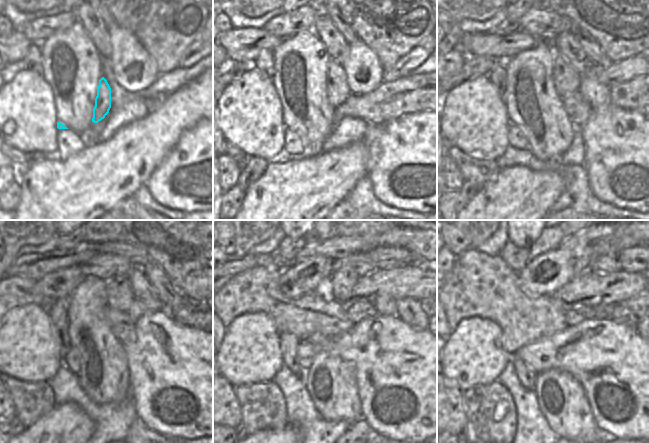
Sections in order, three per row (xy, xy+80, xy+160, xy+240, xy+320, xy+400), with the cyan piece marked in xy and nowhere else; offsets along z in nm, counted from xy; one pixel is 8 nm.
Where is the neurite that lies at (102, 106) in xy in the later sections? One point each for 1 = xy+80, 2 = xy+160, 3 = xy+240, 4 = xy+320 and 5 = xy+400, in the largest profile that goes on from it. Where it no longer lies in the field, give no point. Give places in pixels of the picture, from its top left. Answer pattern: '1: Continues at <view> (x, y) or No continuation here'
1: Continues at xy+80 (338, 91)
2: Continues at xy+160 (566, 80)
3: Continues at xy+240 (117, 287)
4: Continues at xy+320 (343, 281)
5: Continues at xy+400 (620, 240).

